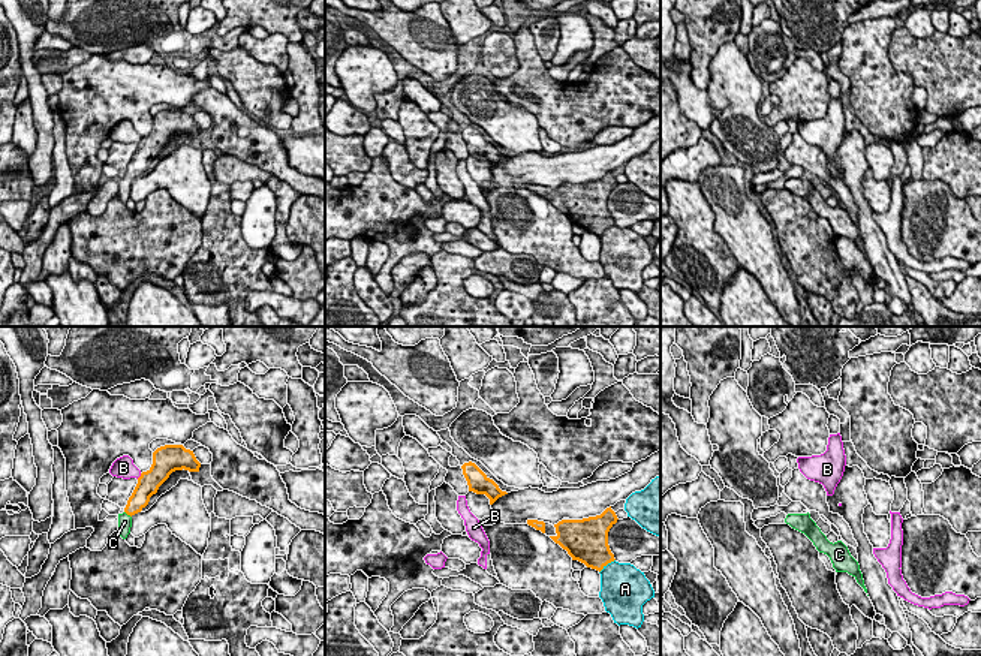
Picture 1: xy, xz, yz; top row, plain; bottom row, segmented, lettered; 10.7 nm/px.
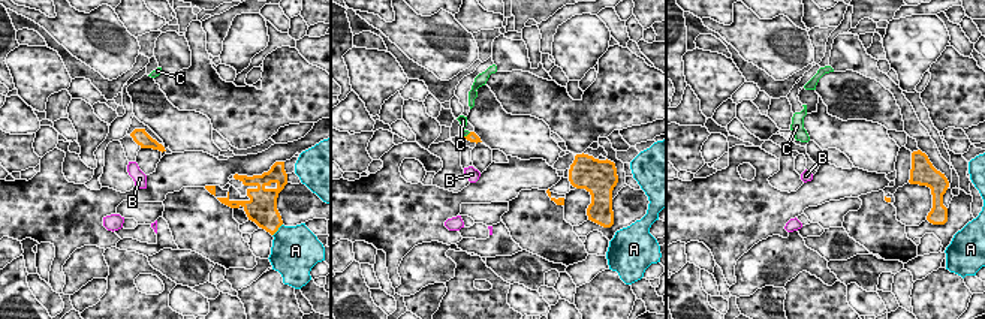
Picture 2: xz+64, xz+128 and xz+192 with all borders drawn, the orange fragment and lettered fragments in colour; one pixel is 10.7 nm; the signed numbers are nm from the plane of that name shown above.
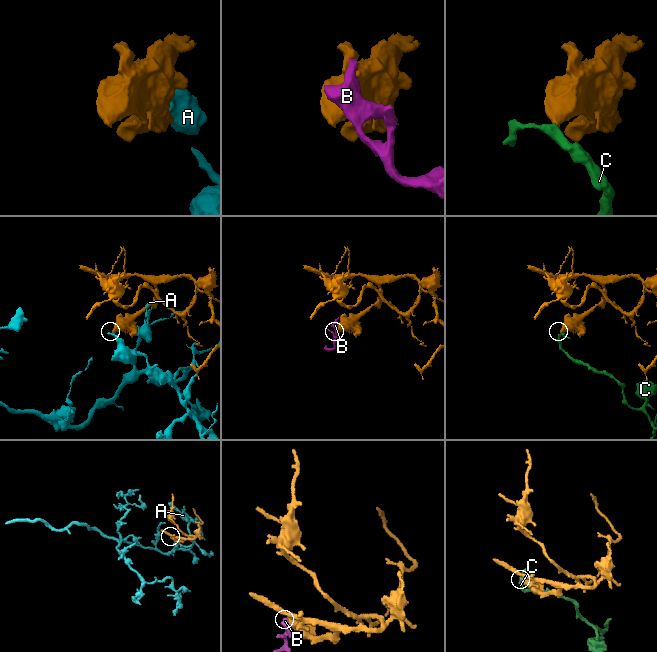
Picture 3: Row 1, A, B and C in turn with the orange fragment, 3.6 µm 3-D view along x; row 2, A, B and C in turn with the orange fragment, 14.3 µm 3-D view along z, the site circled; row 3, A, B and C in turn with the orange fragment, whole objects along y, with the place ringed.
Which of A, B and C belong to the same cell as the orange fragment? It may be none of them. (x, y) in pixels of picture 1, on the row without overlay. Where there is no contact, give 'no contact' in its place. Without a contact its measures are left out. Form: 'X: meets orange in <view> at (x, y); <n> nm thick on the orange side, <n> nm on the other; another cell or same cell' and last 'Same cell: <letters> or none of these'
A: meets orange in xz at (607, 228); 380 nm thick on the orange side, 420 nm on the other; another cell
B: meets orange in xy at (140, 141); 240 nm thick on the orange side, 220 nm on the other; another cell
C: meets orange in xy at (128, 178); 200 nm thick on the orange side, 160 nm on the other; same cell
Same cell: C

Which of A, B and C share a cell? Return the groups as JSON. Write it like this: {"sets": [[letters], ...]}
{"sets": [["A"], ["B"], ["C"]]}

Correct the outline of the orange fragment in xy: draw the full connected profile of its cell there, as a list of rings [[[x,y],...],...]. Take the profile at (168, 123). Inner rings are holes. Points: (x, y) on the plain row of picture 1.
[[[165,109],[153,117],[153,129],[138,142],[138,148],[127,165],[123,178],[118,178],[118,198],[123,204],[127,202],[132,192],[132,181],[141,177],[150,166],[150,162],[157,157],[159,151],[175,135],[199,136],[201,127],[193,115],[183,109]]]

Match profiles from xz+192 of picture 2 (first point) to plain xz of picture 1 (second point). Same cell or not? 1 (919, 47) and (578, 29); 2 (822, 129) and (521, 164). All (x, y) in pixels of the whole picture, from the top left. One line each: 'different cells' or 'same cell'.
1: same cell
2: different cells

